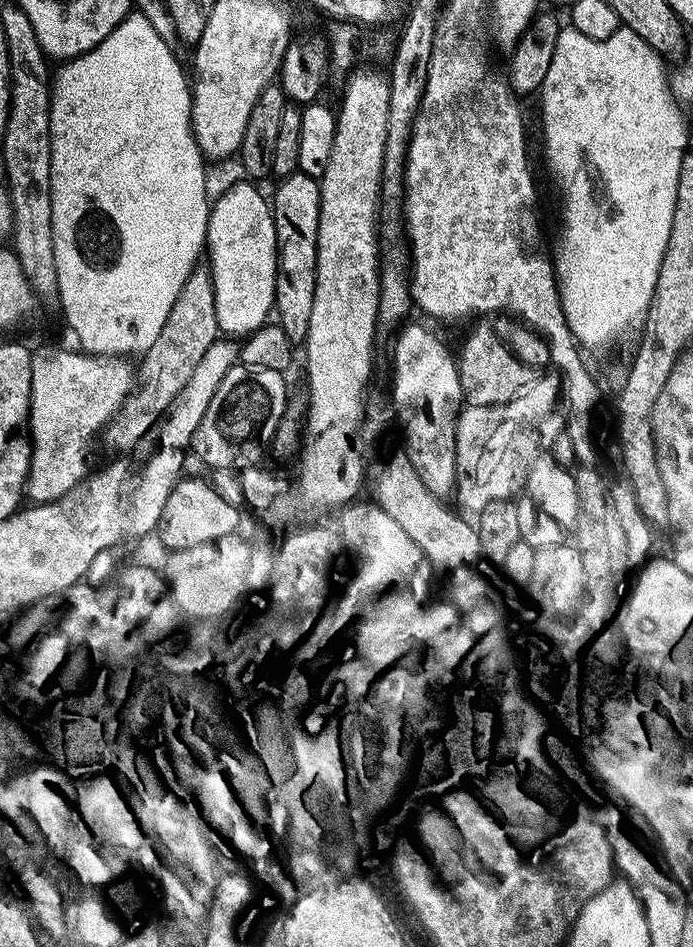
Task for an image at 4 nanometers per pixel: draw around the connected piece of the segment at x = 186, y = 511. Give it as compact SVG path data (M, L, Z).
M181 479L177 484L164 511L162 533L169 553L189 552L207 544L216 544L224 538L237 535L244 524L243 514L214 485L204 480L188 479Z

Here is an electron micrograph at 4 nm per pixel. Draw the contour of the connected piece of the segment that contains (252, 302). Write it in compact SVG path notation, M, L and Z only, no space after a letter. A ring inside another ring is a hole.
M243 181L232 187L217 204L215 201L208 219L206 254L210 256L208 267L212 271L215 310L221 333L230 338L247 338L269 323L276 304L277 270L279 268L277 226L273 218L271 203L266 196L264 198L258 192L257 185Z

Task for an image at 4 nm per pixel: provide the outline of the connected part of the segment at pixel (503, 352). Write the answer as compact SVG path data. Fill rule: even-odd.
M480 328L458 352L460 381L464 399L473 408L496 408L499 404L509 404L518 398L530 384L528 372L518 357L488 328Z

